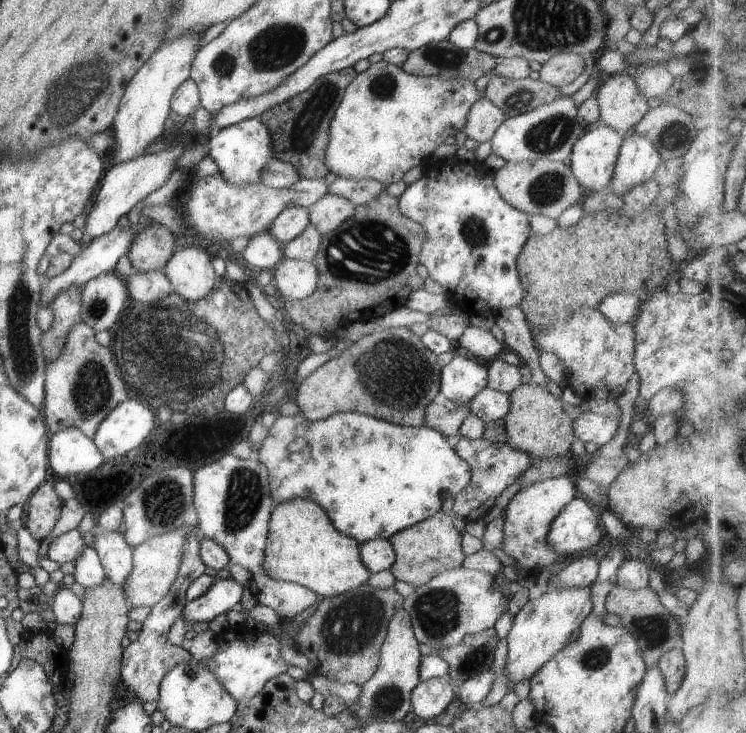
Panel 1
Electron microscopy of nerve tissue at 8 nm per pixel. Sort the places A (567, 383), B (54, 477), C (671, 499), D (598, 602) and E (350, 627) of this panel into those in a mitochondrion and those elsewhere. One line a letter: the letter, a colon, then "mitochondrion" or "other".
A: other
B: other
C: other
D: other
E: mitochondrion

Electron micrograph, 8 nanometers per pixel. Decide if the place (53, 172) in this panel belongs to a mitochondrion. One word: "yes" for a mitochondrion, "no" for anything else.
yes

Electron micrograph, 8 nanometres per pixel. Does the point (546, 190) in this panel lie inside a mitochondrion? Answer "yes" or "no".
yes

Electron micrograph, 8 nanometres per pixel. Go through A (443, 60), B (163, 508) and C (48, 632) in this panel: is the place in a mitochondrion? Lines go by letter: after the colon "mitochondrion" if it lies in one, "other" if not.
A: mitochondrion
B: mitochondrion
C: other

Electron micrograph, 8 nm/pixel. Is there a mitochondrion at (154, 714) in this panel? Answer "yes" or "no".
no

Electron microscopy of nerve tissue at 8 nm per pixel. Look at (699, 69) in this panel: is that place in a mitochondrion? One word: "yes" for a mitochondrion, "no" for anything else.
no

